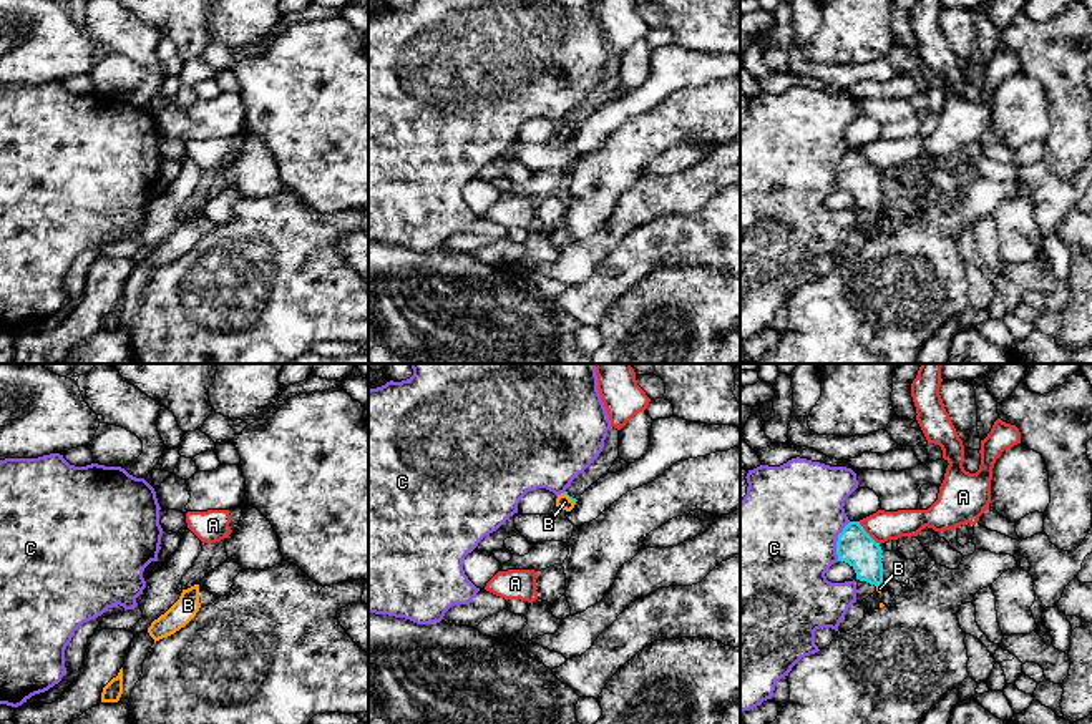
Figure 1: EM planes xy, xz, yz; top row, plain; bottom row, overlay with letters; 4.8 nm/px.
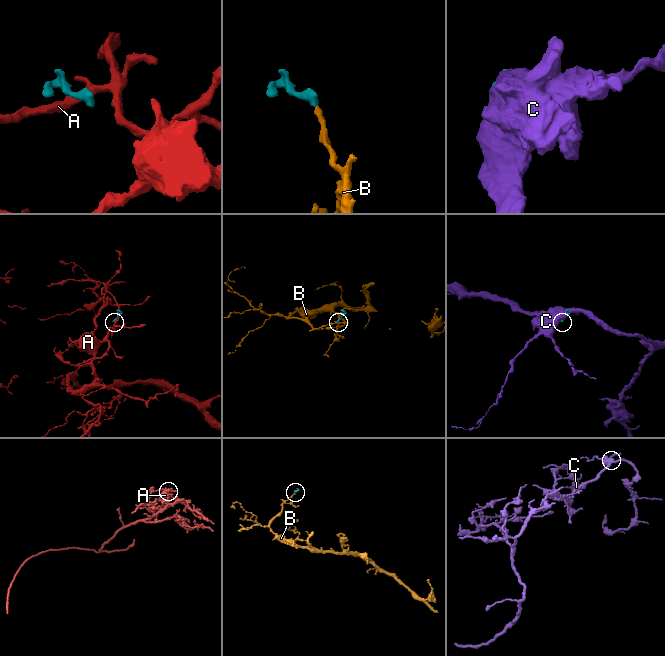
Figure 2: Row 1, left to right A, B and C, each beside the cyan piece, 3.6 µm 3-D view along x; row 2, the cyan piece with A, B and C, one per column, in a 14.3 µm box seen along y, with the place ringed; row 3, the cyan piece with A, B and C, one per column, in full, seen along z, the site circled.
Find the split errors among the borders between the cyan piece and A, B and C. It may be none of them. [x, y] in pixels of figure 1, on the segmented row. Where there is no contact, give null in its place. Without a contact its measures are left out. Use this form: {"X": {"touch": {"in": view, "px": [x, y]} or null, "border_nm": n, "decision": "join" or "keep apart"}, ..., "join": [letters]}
{"A": {"touch": {"in": "yz", "px": [867, 533]}, "border_nm": 160, "decision": "keep apart"}, "B": {"touch": {"in": "xz", "px": [570, 497]}, "border_nm": 80, "decision": "join"}, "C": {"touch": {"in": "yz", "px": [837, 542]}, "border_nm": 200, "decision": "keep apart"}, "join": ["B"]}

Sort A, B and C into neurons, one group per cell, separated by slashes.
A / B / C

